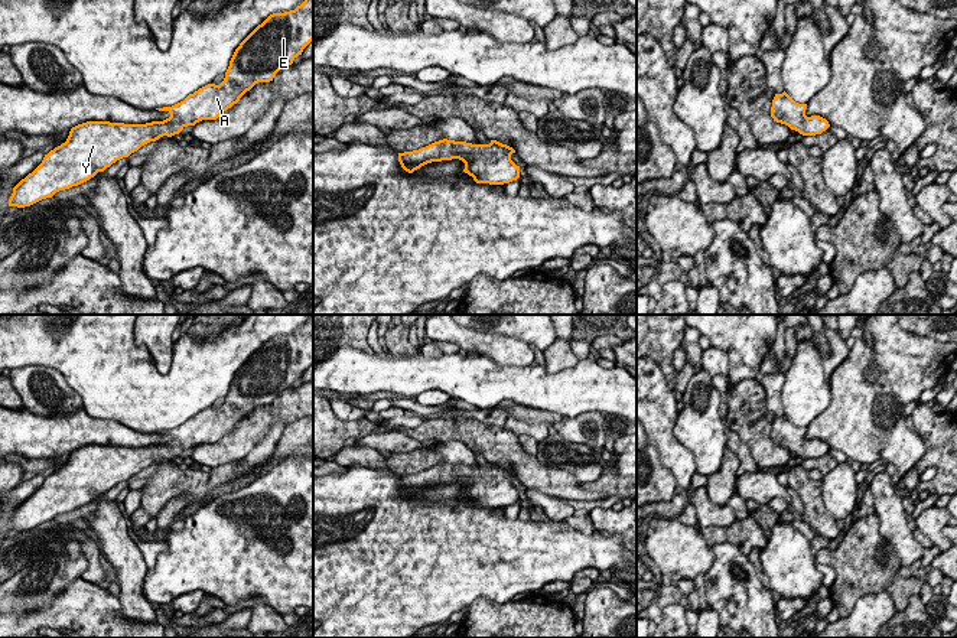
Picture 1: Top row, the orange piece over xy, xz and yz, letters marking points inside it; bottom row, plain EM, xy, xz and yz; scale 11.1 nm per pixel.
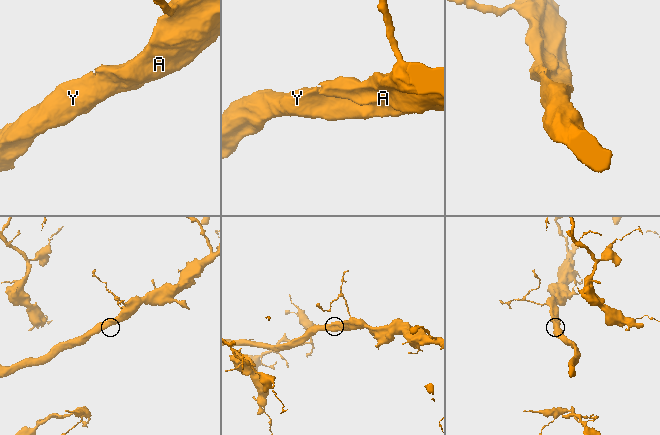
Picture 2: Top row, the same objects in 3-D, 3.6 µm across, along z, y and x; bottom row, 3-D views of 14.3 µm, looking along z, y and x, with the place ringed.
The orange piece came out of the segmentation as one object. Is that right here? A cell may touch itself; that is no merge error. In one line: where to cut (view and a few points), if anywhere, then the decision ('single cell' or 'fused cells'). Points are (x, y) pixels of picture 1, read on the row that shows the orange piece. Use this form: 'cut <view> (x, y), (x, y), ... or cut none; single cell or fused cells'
cut none; single cell

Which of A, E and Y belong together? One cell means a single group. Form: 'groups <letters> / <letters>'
groups A E Y

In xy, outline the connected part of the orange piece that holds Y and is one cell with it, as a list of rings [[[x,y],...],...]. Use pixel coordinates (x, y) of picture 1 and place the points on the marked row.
[[[305,0],[294,10],[270,14],[235,49],[219,85],[208,84],[172,107],[156,108],[170,113],[163,121],[87,121],[72,127],[66,141],[45,154],[42,163],[13,188],[9,206],[25,208],[52,198],[89,180],[150,141],[179,134],[202,120],[217,120],[255,84],[273,81],[312,40],[313,0]]]

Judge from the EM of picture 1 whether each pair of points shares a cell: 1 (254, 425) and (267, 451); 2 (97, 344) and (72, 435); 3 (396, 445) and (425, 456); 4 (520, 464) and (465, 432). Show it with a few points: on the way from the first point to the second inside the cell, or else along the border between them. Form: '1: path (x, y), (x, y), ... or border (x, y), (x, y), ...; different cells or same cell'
1: border (285, 423), (277, 420), (240, 461); different cells
2: border (84, 409), (90, 416), (110, 417), (116, 422); different cells
3: border (407, 451), (390, 453); different cells
4: path (507, 452), (491, 440), (478, 436); same cell

